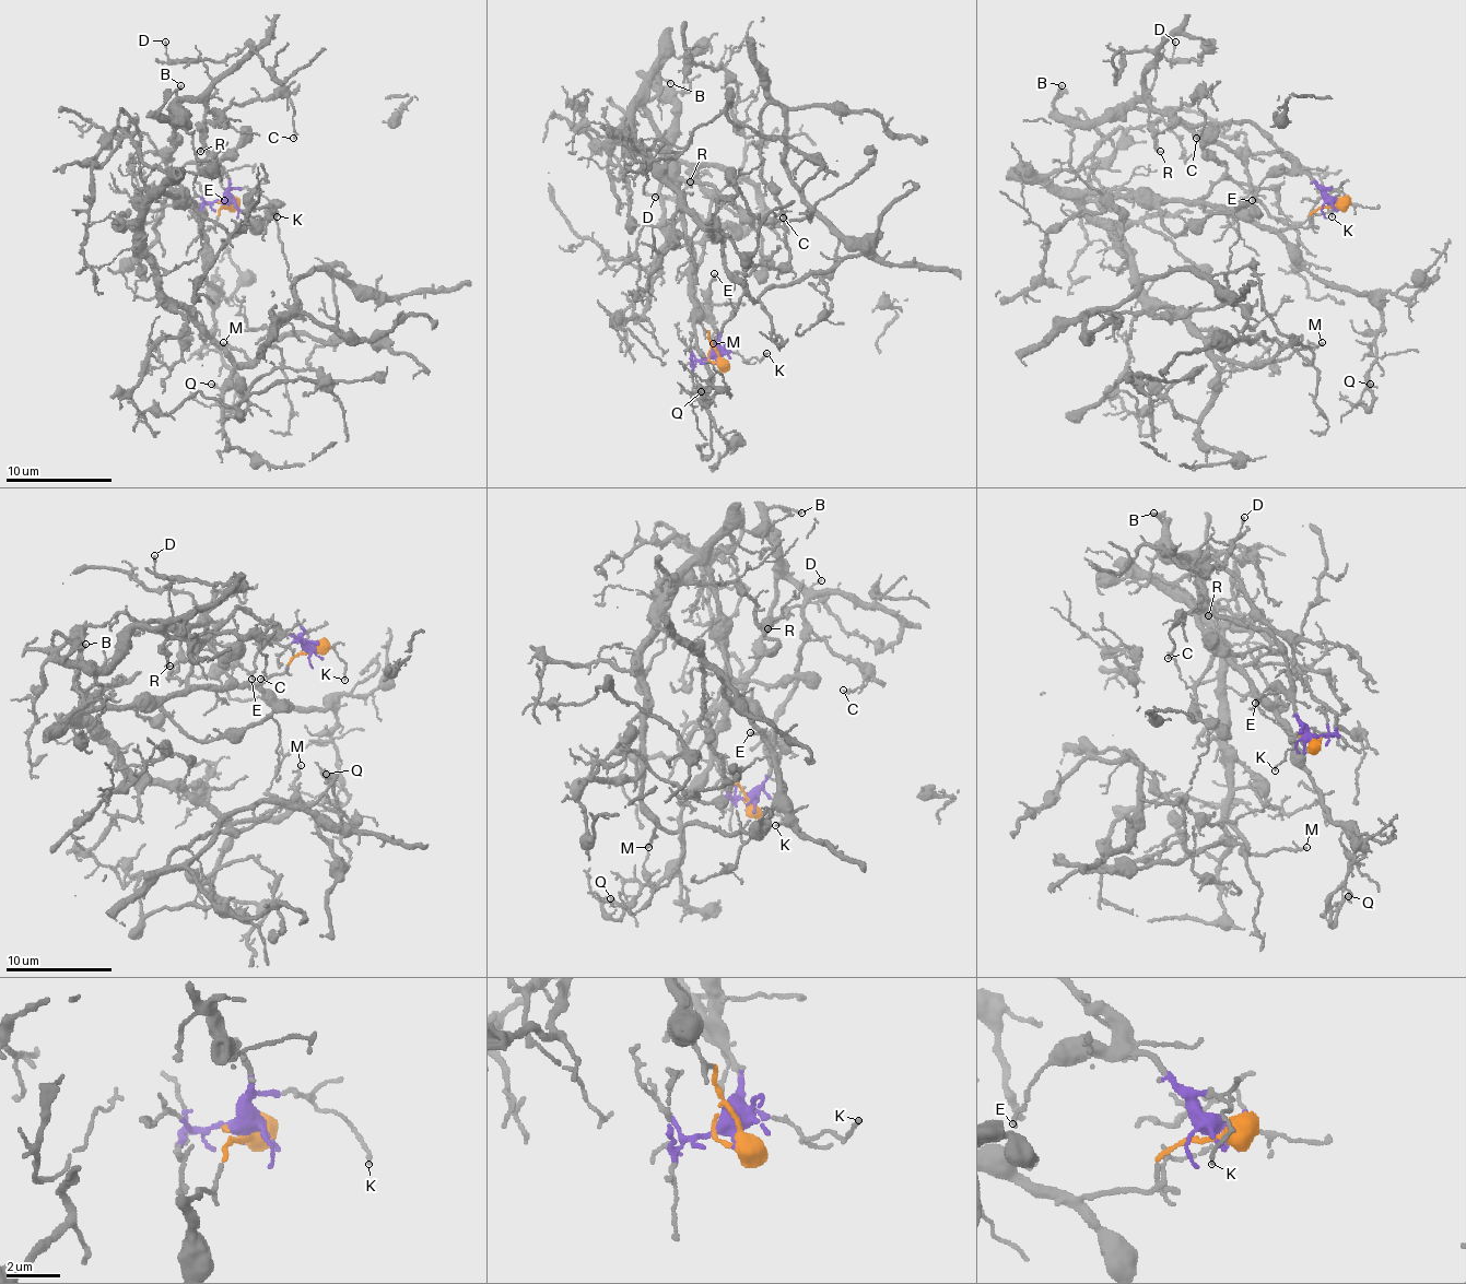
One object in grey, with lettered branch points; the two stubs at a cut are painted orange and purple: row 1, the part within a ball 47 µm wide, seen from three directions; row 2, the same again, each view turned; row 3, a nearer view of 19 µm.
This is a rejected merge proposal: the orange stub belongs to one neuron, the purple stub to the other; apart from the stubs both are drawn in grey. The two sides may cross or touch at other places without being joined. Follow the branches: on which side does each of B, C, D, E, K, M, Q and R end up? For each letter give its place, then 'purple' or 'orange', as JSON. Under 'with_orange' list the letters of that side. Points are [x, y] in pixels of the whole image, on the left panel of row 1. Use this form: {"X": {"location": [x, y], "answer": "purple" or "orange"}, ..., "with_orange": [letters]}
{"B": {"location": [180, 85], "answer": "purple"}, "C": {"location": [293, 138], "answer": "purple"}, "D": {"location": [165, 42], "answer": "purple"}, "E": {"location": [224, 200], "answer": "purple"}, "K": {"location": [277, 216], "answer": "purple"}, "M": {"location": [223, 342], "answer": "orange"}, "Q": {"location": [211, 384], "answer": "orange"}, "R": {"location": [200, 151], "answer": "purple"}, "with_orange": ["M", "Q"]}

